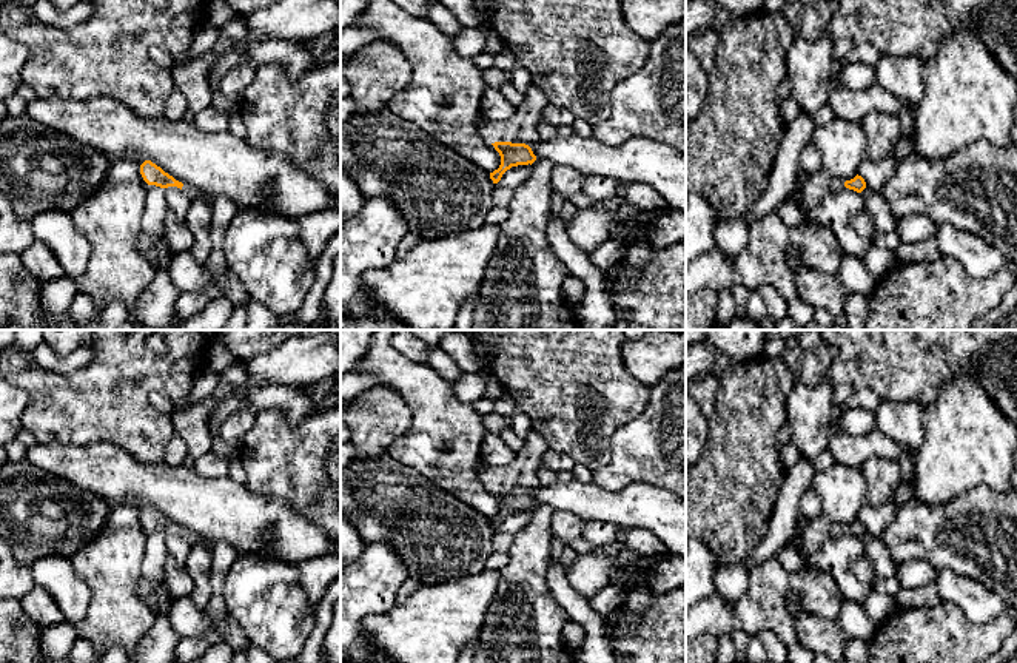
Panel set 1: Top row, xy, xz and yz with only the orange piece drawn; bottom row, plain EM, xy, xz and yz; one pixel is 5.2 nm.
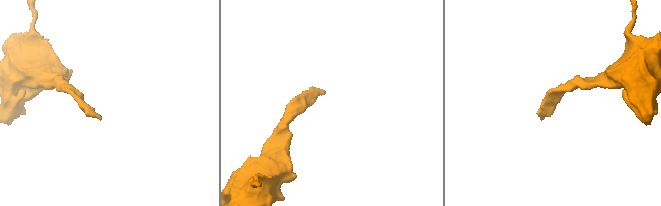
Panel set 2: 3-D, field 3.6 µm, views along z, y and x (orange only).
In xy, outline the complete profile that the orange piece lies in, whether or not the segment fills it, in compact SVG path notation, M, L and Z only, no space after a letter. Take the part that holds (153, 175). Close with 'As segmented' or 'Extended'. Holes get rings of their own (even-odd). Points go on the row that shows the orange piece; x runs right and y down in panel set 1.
M145 160L140 165L140 174L148 185L156 185L160 188L177 187L190 197L199 194L199 191L194 187L183 185L182 182L176 180L173 176L165 173L160 167L153 163L151 160Z. Extended

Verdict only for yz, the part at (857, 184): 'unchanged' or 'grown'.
grown

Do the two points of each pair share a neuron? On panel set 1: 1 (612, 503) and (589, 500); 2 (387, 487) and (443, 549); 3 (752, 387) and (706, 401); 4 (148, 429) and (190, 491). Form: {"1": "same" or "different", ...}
{"1": "same", "2": "same", "3": "different", "4": "different"}

